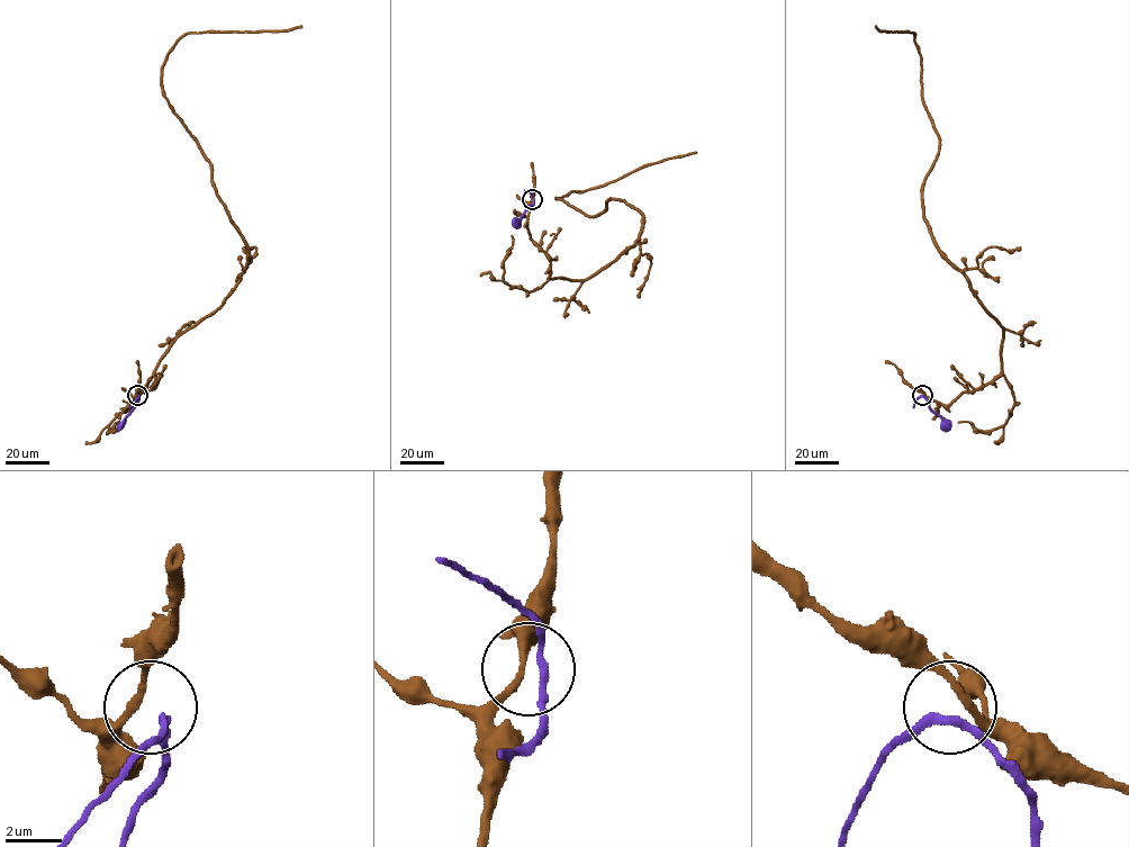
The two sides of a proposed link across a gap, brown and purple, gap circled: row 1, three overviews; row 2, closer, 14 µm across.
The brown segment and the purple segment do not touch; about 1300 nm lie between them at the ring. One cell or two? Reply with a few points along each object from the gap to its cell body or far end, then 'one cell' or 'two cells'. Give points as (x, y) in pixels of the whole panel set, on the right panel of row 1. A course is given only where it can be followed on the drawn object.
brown via (922, 394), (950, 405), (997, 376), (1003, 329), (924, 219), (939, 135), (914, 33), (875, 26) | purple via (922, 396), (945, 425) | two cells

